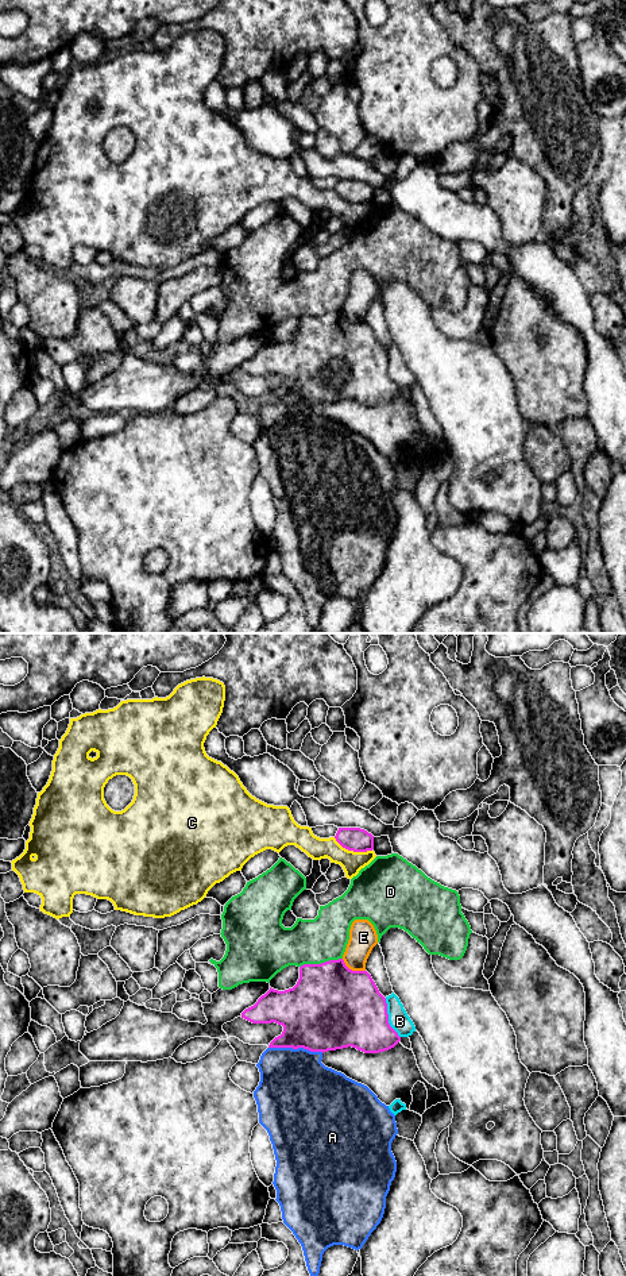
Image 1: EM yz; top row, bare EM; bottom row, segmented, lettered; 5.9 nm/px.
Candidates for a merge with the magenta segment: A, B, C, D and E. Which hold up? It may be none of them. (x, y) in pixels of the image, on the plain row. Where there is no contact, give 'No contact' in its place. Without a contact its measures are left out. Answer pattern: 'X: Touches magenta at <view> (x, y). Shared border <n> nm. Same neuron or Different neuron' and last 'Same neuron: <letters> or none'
A: Touches magenta at yz (296, 400). Shared border 320 nm. Different neuron
B: Touches magenta at yz (387, 370). Shared border 260 nm. Different neuron
C: Touches magenta at yz (352, 201). Shared border 240 nm. Different neuron
D: Touches magenta at yz (321, 315). Shared border 260 nm. Different neuron
E: Touches magenta at yz (351, 322). Shared border 160 nm. Different neuron
Same neuron: none

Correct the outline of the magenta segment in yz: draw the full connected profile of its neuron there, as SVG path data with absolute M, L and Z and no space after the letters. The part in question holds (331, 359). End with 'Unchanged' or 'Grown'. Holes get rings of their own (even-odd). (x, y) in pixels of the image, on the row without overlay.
M343 311L300 319L300 331L293 340L270 342L241 365L252 375L275 374L283 378L268 400L304 400L328 404L356 400L364 405L379 405L394 400L401 389L389 375L386 350L379 344L367 323L349 321Z. Unchanged

